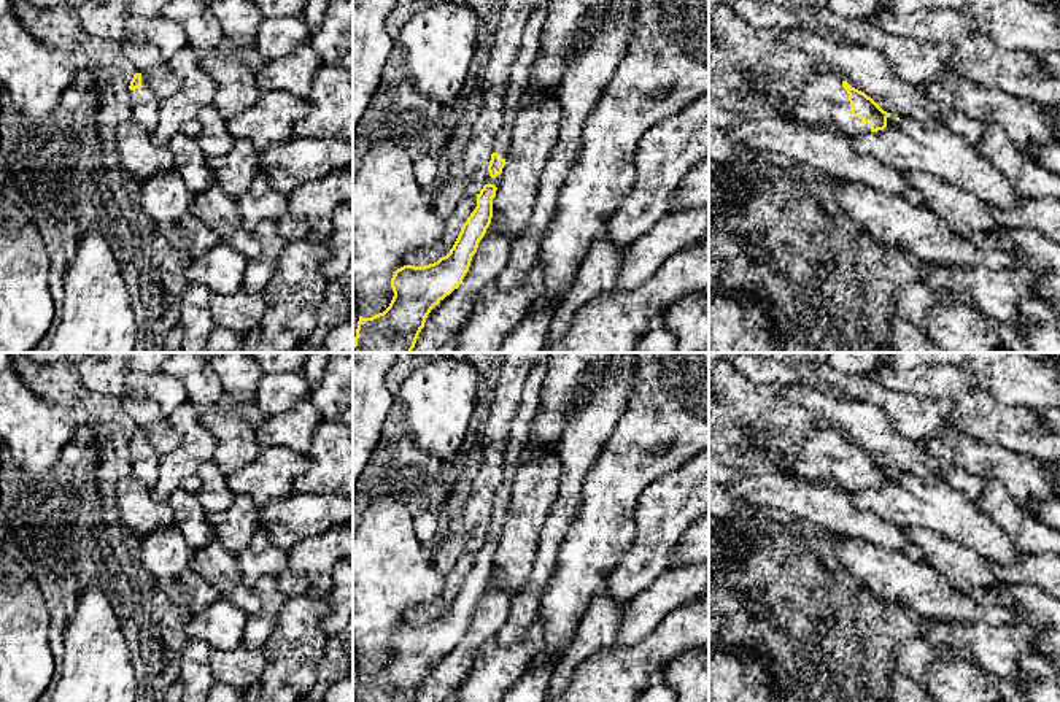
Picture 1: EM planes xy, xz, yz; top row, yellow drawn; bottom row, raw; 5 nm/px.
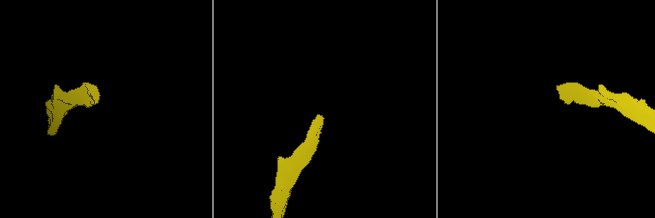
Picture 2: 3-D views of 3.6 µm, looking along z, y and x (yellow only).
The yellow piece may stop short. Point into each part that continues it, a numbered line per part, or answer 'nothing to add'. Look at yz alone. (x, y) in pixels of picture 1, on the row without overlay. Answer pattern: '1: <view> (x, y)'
1: yz (822, 456)

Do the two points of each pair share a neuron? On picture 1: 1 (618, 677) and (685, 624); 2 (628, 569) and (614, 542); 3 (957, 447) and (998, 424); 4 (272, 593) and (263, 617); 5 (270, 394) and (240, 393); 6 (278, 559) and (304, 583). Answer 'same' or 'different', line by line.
1: same
2: different
3: different
4: same
5: different
6: different

